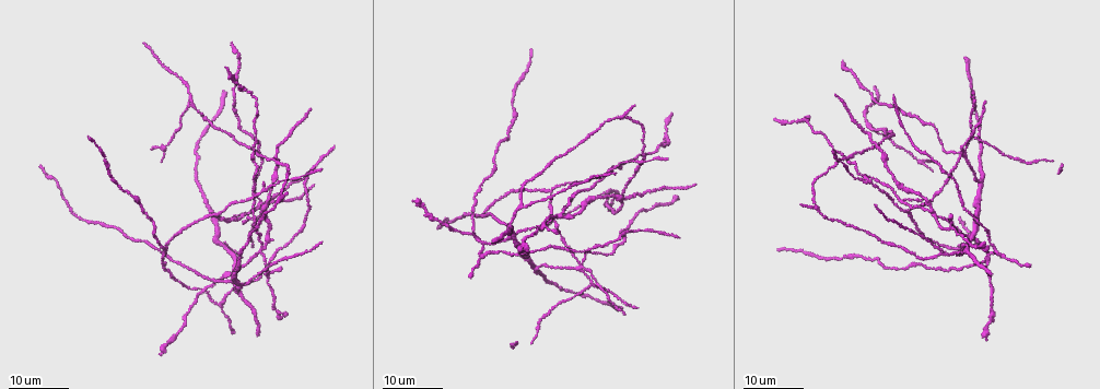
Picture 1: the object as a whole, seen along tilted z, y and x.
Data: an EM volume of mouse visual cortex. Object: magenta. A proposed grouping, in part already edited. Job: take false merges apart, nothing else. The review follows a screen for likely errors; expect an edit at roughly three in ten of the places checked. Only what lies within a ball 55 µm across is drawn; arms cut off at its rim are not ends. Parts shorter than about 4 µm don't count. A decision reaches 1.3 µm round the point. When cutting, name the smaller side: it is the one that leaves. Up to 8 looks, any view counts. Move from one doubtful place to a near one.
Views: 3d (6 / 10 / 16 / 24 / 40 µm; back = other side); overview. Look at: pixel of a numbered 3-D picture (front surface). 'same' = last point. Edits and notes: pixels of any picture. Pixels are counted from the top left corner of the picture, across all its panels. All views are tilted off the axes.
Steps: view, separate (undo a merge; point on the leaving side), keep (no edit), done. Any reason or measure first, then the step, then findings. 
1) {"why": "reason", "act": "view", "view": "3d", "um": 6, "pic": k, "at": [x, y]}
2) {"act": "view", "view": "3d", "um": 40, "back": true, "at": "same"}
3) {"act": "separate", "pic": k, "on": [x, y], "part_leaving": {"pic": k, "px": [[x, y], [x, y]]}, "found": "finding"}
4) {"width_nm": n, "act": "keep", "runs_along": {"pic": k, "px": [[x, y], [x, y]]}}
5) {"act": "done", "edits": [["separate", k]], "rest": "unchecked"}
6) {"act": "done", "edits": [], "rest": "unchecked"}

{"why": "arms part here", "act": "view", "view": "3d", "um": 16, "pic": 1, "at": [968, 250]}

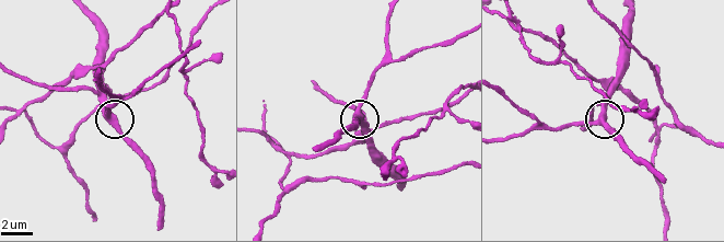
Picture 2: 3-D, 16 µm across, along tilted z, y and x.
{"why": "closer look", "act": "view", "view": "3d", "um": 6, "pic": 2, "at": [110, 119]}

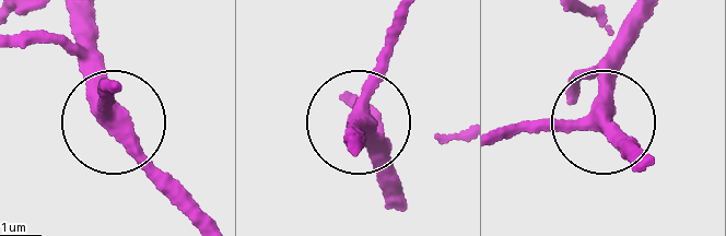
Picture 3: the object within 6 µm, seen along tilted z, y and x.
{"act": "keep", "runs_along": {"pic": 3, "px": [[118, 83], [110, 116], [119, 133], [203, 209]]}, "found": "continuous, no second cell"}

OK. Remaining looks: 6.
{"why": "three-way junction", "act": "view", "view": "3d", "um": 16, "pic": 1, "at": [520, 206]}

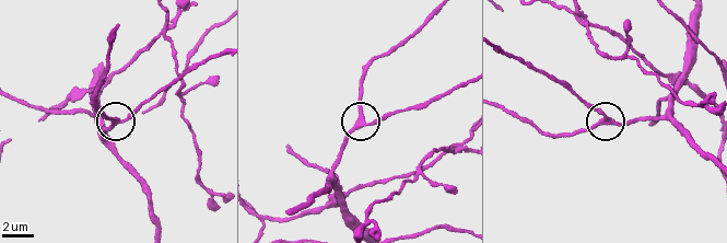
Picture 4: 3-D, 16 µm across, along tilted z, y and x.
{"act": "view", "view": "3d", "um": 10, "pic": 4, "at": [608, 118]}

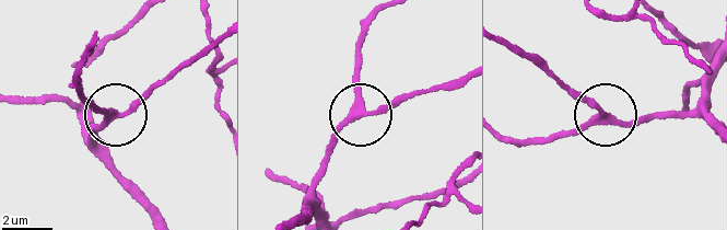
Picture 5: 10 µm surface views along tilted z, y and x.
{"act": "view", "view": "3d", "um": 10, "back": true, "pic": 5, "at": [119, 114]}

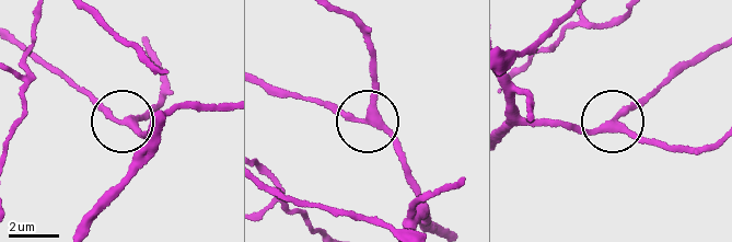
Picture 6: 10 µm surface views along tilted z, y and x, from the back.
{"width_nm": 250, "act": "keep", "found": "continuous, no second cell"}

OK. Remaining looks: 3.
{"act": "view", "view": "3d", "um": 16, "pic": 1, "at": [540, 268]}

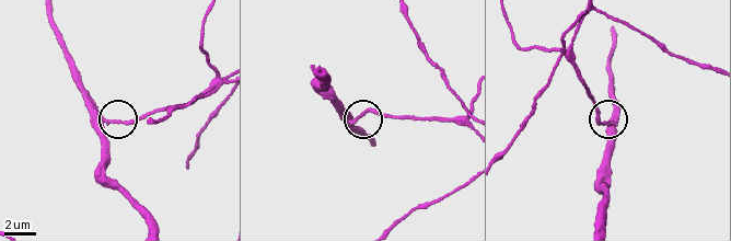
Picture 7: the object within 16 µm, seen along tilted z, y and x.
{"act": "view", "view": "3d", "um": 10, "pic": 7, "at": [115, 123]}

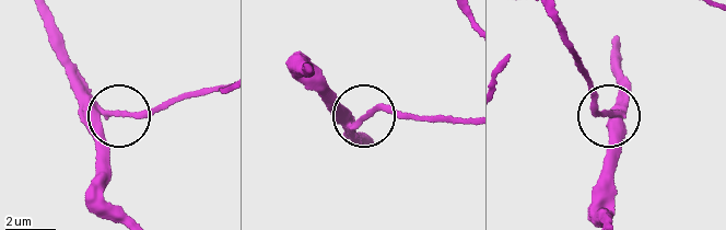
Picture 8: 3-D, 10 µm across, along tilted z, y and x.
{"side_arm_um": 27, "act": "keep", "found": "continuous, no second cell"}

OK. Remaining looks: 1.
{"act": "done", "edits": [], "rest": "unchecked"}

